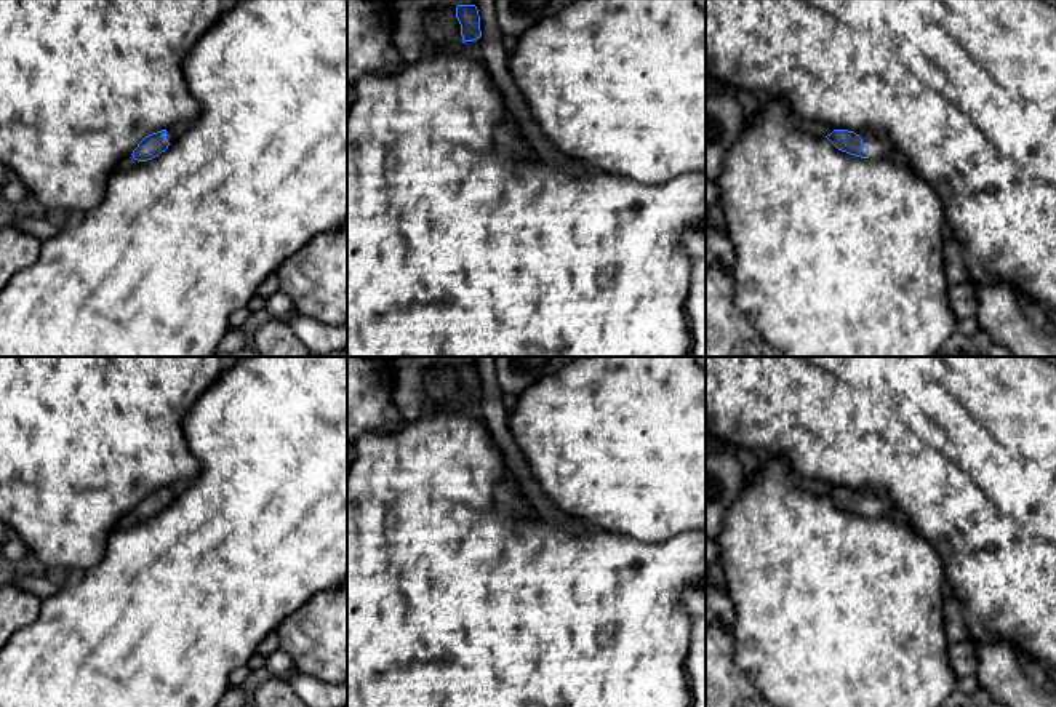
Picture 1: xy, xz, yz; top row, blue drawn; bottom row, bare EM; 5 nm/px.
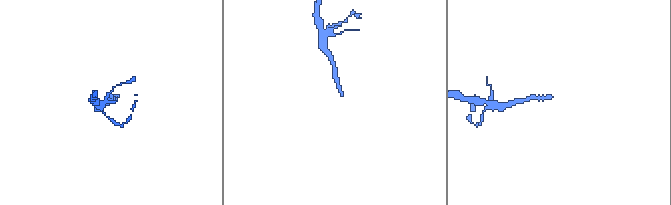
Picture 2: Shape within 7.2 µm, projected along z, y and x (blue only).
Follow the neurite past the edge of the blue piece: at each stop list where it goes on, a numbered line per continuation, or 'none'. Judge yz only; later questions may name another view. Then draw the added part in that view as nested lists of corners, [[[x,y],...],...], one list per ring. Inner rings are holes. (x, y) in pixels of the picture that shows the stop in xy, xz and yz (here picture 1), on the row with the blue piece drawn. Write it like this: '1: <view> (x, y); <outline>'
1: yz (879, 146); [[[854,131],[862,138],[862,142],[869,147],[869,158],[885,158],[893,144],[875,131]]]

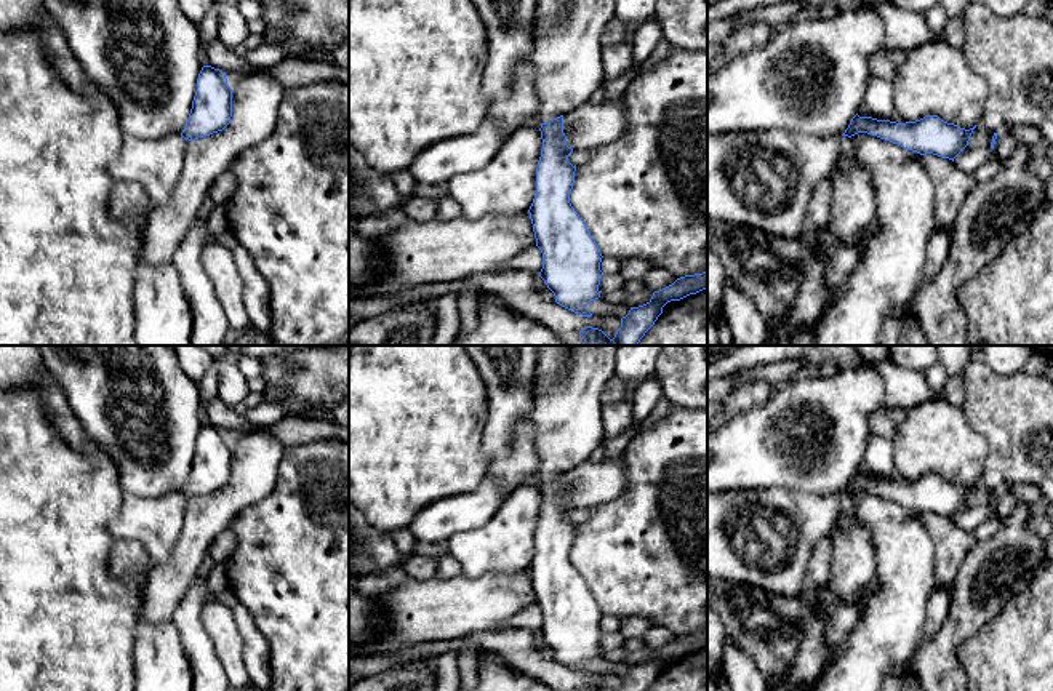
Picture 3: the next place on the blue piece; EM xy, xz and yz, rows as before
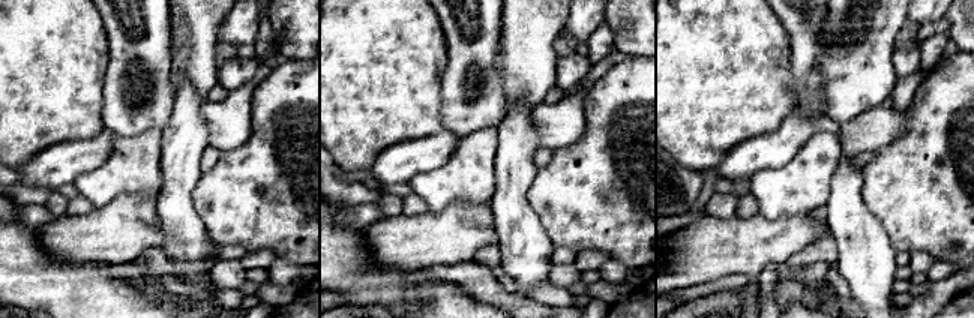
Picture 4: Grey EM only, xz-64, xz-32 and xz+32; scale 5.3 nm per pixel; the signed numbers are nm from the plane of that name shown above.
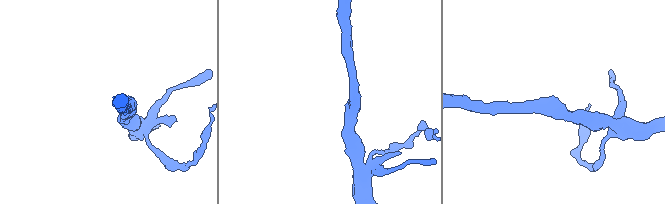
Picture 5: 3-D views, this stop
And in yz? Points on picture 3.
none

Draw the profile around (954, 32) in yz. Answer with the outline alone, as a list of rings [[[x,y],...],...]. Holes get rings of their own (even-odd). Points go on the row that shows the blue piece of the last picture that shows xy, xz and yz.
[[[962,16],[949,18],[943,30],[943,37],[951,46],[962,48],[965,43],[963,18]]]

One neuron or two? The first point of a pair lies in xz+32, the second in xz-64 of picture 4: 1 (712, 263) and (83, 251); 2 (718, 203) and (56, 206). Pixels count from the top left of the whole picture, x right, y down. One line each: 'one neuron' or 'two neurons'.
1: one neuron
2: one neuron

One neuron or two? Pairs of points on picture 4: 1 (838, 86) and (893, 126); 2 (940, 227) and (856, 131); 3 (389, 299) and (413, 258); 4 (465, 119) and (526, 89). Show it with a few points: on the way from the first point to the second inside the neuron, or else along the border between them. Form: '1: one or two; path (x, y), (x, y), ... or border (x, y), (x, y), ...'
1: two; border (880, 104), (841, 125)
2: two; border (904, 132), (889, 144), (874, 150)
3: two; border (372, 260), (381, 267), (429, 267)
4: two; border (497, 65), (506, 113)

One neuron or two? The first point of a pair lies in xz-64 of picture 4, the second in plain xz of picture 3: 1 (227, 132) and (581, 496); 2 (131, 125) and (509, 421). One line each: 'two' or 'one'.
1: one
2: one

